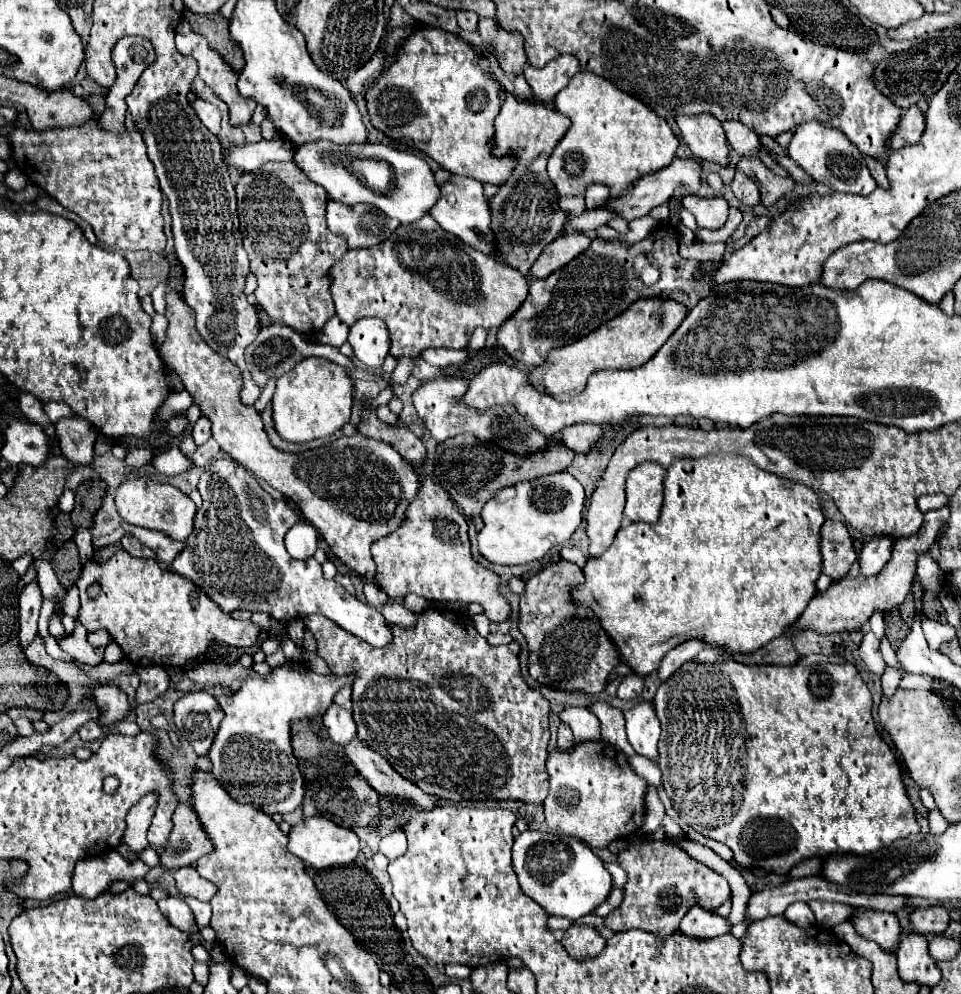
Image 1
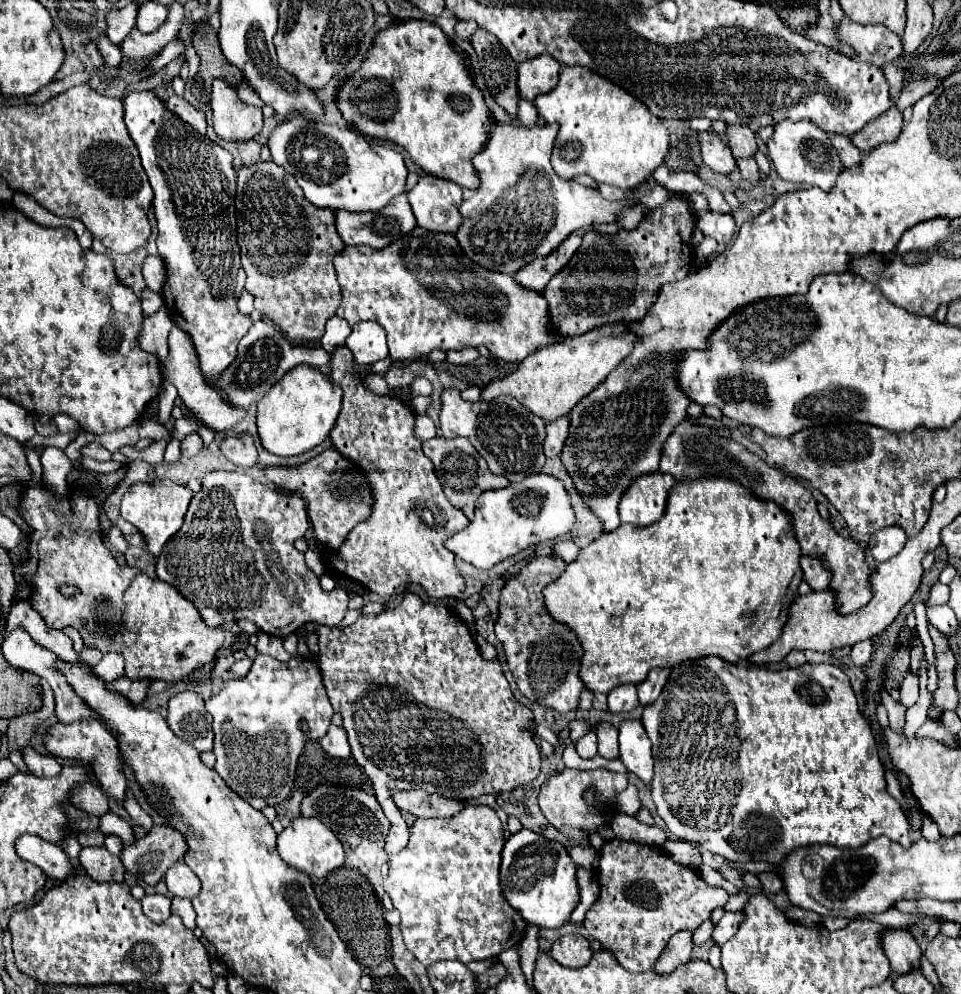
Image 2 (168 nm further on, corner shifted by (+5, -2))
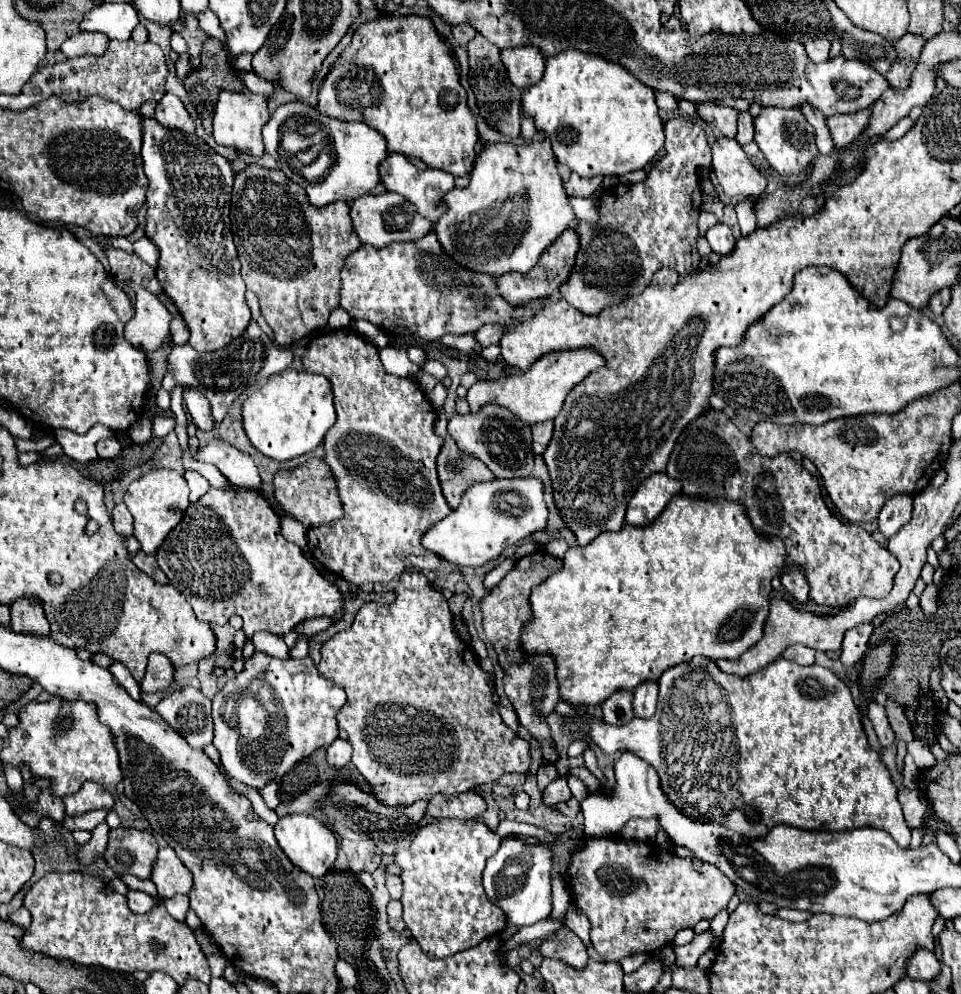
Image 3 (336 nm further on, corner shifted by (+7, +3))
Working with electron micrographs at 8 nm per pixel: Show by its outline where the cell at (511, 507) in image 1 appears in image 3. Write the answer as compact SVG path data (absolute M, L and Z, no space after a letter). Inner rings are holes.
M535 477L525 479L493 479L487 483L471 485L463 495L457 509L445 519L437 521L421 539L423 547L437 553L453 565L479 567L499 557L507 547L523 537L545 529L547 507L543 501L543 483Z

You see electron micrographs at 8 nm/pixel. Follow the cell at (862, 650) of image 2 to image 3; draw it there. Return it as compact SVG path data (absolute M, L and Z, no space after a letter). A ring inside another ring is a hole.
M861 623L859 627L853 627L845 633L843 649L841 649L841 663L843 665L855 665L865 655L871 633L873 633L871 623Z

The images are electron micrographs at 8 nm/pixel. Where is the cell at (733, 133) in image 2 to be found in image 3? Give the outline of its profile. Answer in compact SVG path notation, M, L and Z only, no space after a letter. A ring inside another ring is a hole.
M707 101L707 103L697 103L697 115L717 127L725 137L735 137L737 135L737 111L733 107L725 107L725 105L719 105L719 103L713 103L713 101Z

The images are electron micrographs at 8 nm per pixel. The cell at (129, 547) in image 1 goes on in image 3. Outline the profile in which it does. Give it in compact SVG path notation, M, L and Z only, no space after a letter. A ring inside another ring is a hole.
M139 551L139 555L137 557L133 557L133 563L143 571L143 573L147 573L151 579L155 579L157 583L167 583L167 577L165 577L165 573L161 571L161 567L157 565L157 559L153 557L153 555L145 555L143 551Z

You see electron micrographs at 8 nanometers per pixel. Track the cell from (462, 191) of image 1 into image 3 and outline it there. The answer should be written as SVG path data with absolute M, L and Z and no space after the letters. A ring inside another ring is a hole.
M389 151L387 159L381 161L381 165L379 165L379 181L383 183L383 187L387 191L399 193L407 201L411 201L421 211L421 215L425 215L433 223L437 221L437 215L441 211L445 211L443 207L437 207L437 203L441 201L441 195L445 195L445 191L451 191L455 187L453 175L449 175L445 171L437 171L437 169L417 169L413 163L409 163L409 159L405 155L393 153L393 151Z

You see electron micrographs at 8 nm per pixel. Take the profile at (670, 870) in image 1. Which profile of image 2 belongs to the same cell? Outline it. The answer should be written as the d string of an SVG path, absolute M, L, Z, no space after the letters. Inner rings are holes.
M613 838L605 842L599 856L601 896L587 912L583 924L589 936L613 950L619 964L629 972L653 970L675 932L695 930L729 898L723 888L709 886L691 868L675 864L661 848Z

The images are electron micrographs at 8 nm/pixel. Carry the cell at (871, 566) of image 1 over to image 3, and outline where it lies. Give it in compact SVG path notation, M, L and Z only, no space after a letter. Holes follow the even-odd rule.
M899 493L885 501L881 513L879 513L879 529L885 537L891 537L901 529L901 525L909 523L913 511L913 495L911 493Z

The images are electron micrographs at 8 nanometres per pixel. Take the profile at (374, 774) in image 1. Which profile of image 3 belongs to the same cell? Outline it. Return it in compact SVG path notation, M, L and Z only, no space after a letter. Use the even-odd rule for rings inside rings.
M475 791L461 793L461 795L437 795L429 799L427 813L437 819L459 819L459 821L469 821L479 817L487 809L487 803L483 797Z

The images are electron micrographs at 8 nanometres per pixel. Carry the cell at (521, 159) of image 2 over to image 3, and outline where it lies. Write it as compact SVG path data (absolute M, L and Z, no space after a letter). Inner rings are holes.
M547 139L521 147L485 145L477 153L469 185L453 187L443 195L441 205L445 205L445 213L433 225L441 249L469 271L499 277L533 269L541 251L575 221ZM489 213L497 213L499 221L487 223Z

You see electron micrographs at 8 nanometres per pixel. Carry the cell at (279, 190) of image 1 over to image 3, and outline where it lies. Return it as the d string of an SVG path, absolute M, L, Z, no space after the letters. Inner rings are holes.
M247 165L243 173L235 175L231 197L231 229L241 261L241 277L245 279L247 289L259 297L261 315L273 329L277 345L291 345L311 331L325 327L329 313L339 307L339 273L343 263L361 247L349 215L349 203L335 201L325 207L315 207L309 203L309 197L301 185L285 181L283 171Z

